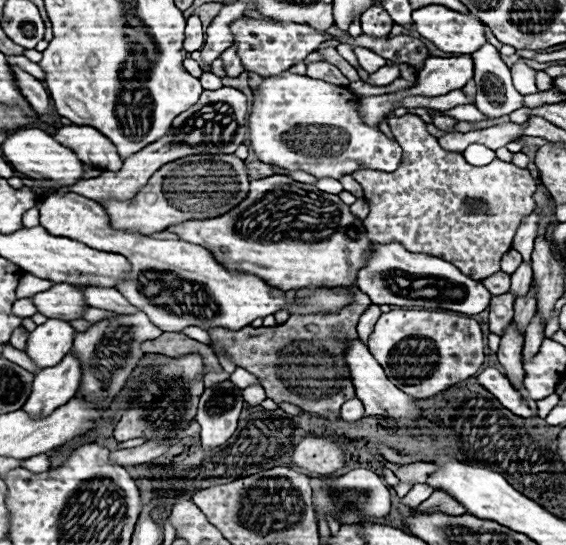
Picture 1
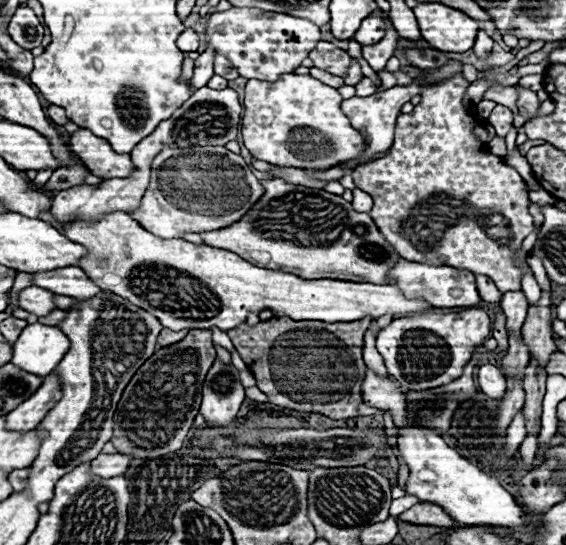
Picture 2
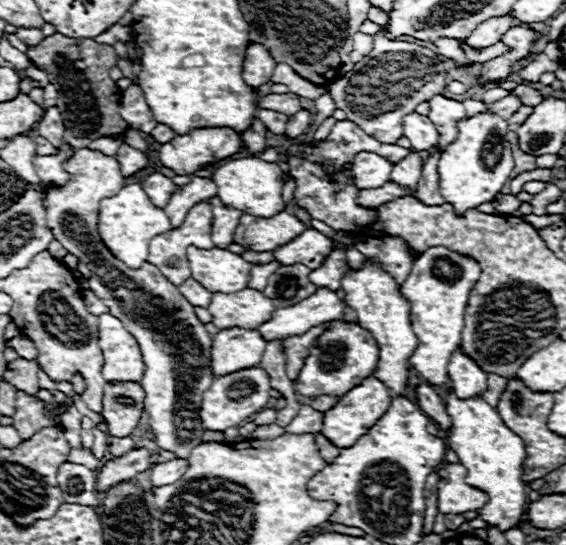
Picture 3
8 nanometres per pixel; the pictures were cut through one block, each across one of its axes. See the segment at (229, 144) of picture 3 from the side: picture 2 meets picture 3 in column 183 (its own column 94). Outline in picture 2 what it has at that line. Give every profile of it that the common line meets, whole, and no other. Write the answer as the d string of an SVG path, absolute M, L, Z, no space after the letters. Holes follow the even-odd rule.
M80 128L70 136L70 150L84 162L84 166L100 178L130 178L134 164L130 154L118 154L104 140L90 130Z

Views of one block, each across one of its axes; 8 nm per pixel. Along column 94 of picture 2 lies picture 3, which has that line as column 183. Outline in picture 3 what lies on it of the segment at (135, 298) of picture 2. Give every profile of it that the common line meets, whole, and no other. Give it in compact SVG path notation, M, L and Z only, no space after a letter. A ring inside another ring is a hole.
M200 202L198 206L190 208L190 212L186 214L182 226L176 226L176 228L168 230L166 234L160 234L158 238L154 238L150 242L148 262L154 264L170 282L174 282L174 286L180 286L182 282L186 282L192 276L186 259L188 246L202 246L202 248L214 246L212 240L210 240L210 222L212 222L212 214L210 214L210 204L208 202Z

